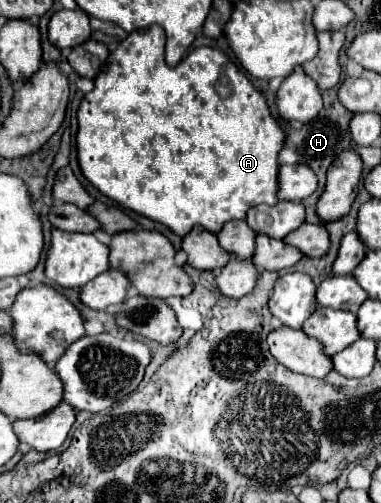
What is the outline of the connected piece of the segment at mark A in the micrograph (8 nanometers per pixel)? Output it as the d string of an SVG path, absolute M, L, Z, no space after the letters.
M149 26L143 30L135 30L129 36L125 36L117 50L109 54L107 62L103 64L103 70L99 72L99 76L95 78L95 88L83 96L79 110L77 110L77 122L79 122L79 130L77 130L77 160L79 160L79 168L83 172L83 176L107 198L115 200L119 206L133 210L141 216L147 216L163 226L167 226L173 234L177 236L185 236L195 224L203 226L205 230L211 232L219 232L223 228L223 224L227 220L243 220L247 210L257 206L257 204L269 204L273 206L277 202L277 154L283 148L283 130L279 128L279 124L273 120L273 116L269 114L269 108L263 100L263 96L251 86L251 82L247 80L245 72L233 64L223 52L215 50L215 48L197 48L193 50L187 58L183 58L177 66L167 66L165 62L165 34L161 26Z

